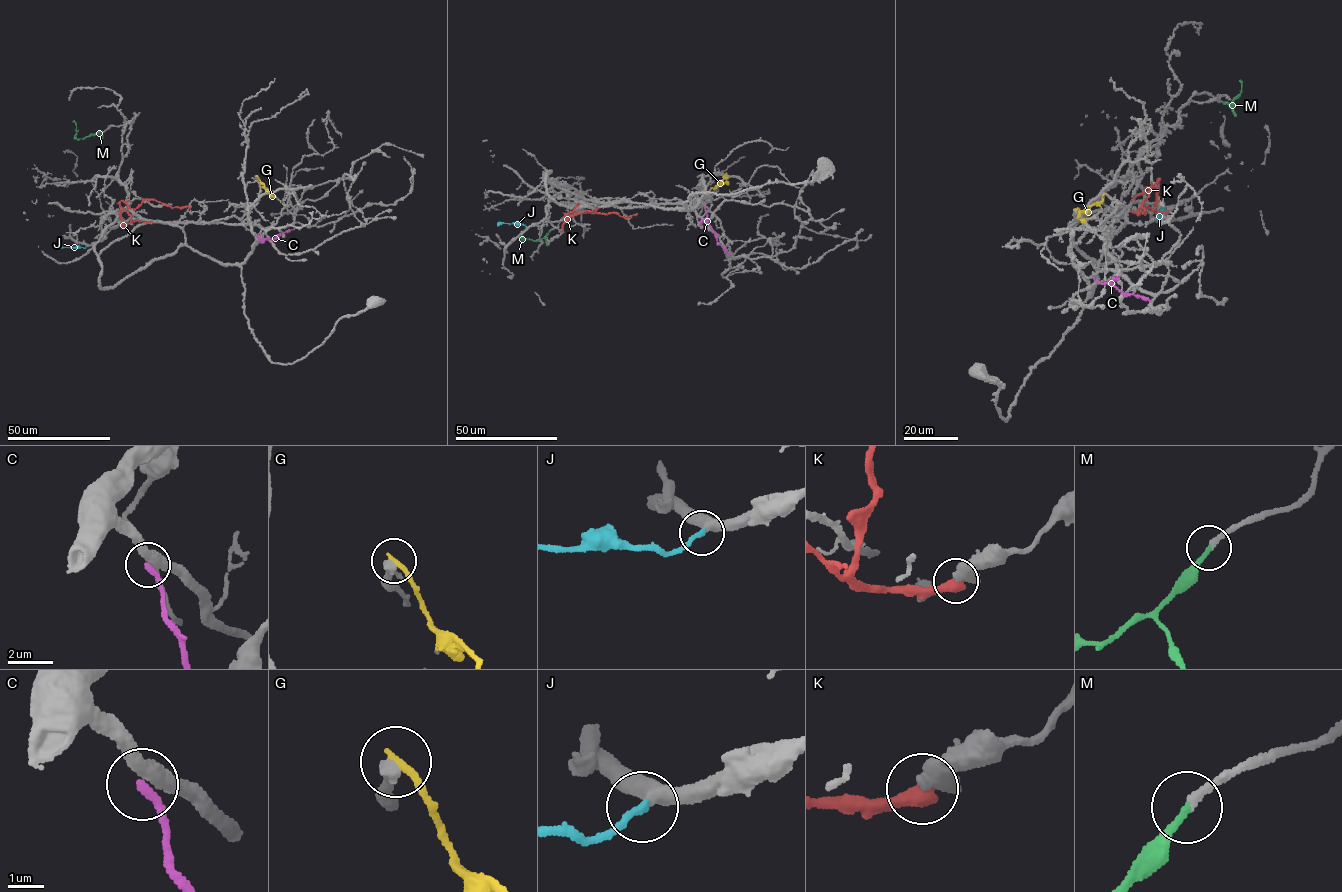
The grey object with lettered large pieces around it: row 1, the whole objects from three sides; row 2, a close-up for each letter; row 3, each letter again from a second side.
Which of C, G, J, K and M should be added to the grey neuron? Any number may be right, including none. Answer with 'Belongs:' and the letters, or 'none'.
Belongs: J, M

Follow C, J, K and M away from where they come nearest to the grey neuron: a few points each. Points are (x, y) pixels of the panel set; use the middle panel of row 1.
C: (703, 206), (717, 242), (731, 255)
J: (526, 227), (501, 222), (497, 225)
K: (561, 230), (565, 214), (615, 212), (629, 217), (636, 214)
M: (549, 231), (539, 240), (521, 237), (521, 240), (521, 236)

